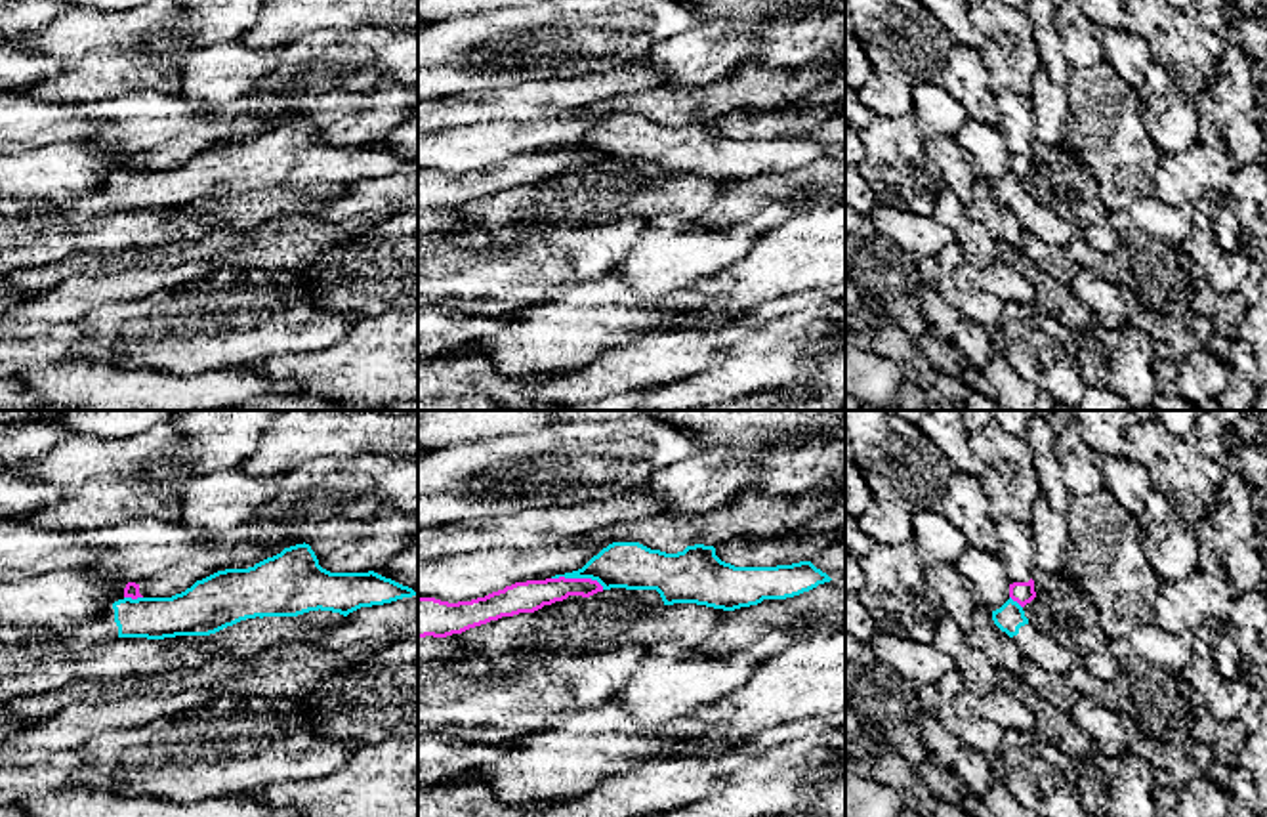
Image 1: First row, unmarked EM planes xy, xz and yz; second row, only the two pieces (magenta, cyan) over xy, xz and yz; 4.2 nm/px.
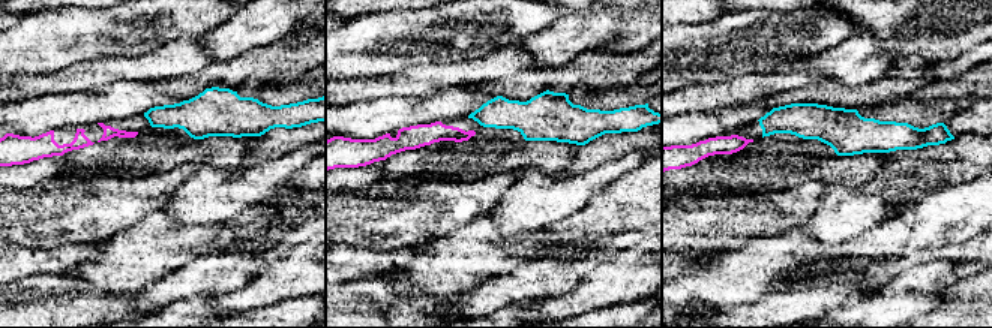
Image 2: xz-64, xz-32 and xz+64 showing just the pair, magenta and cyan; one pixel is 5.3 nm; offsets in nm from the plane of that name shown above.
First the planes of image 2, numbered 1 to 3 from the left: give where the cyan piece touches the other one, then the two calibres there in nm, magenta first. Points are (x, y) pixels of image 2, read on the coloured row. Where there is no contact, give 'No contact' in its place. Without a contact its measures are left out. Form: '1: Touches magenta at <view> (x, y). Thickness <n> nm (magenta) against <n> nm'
1: No contact
2: No contact
3: No contact

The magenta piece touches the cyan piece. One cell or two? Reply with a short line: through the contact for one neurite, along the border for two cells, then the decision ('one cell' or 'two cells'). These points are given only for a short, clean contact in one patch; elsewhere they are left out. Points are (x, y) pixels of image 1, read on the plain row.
line xz (552, 149), (590, 149), (603, 161); two cells

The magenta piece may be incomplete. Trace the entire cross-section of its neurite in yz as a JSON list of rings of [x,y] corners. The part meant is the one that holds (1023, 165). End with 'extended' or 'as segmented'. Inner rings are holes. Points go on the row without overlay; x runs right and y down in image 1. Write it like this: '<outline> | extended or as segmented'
[[[1013,90],[996,92],[998,109],[1002,115],[1000,132],[1006,137],[1009,151],[1009,170],[1021,179],[1036,170],[1032,143],[1036,139],[1036,120],[1032,101]]] | extended

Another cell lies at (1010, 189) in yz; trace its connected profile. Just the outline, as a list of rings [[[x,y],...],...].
[[[1011,170],[1000,181],[992,183],[992,193],[1017,216],[1023,231],[1036,235],[1049,246],[1067,248],[1082,237],[1074,221],[1067,221],[1061,214],[1032,199],[1023,179]]]

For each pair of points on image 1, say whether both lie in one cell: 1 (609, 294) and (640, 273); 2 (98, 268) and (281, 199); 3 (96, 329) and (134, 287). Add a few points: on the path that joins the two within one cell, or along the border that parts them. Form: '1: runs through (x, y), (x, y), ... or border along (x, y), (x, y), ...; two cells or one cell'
1: border along (624, 283), (638, 300); two cells
2: border along (315, 212), (287, 212), (271, 218); two cells
3: border along (165, 291), (102, 304), (79, 319); two cells

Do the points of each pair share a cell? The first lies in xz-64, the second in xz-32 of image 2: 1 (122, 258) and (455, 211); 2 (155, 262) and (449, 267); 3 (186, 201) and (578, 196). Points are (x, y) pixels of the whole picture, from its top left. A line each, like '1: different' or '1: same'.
1: different
2: same
3: same

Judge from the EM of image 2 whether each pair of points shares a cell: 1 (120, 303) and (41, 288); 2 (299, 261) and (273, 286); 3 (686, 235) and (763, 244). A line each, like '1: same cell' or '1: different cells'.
1: same cell
2: different cells
3: different cells

